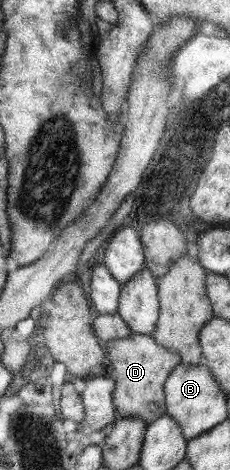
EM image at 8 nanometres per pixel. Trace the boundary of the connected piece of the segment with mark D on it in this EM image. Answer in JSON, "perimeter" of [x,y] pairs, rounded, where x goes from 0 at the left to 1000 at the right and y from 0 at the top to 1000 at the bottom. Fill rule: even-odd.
{"perimeter":[[[574,709],[552,721],[491,721],[465,726],[457,749],[483,772],[487,789],[465,798],[500,813],[487,834],[491,862],[526,887],[596,887],[648,904],[683,887],[722,879],[713,811],[783,777],[783,753],[752,743],[717,743],[683,734],[657,713],[604,713]]]}

